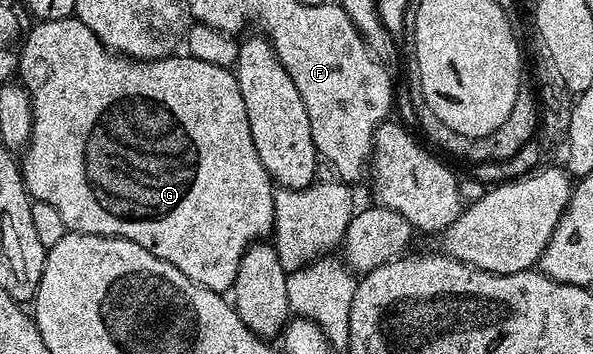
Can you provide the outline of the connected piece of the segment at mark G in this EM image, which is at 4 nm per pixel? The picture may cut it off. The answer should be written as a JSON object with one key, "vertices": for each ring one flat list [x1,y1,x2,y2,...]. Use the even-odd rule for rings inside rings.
{"vertices":[[76,16,64,20,39,21,34,25,38,26,32,27,31,30,29,27,25,31,24,41,21,43,22,55,18,58,19,76,17,75,21,85,30,93,30,145,20,158,26,193,35,202,52,204,52,208,56,208,56,212,60,212,60,217,64,219,67,231,76,234,103,234,109,238,127,238,140,244,140,248,148,248,152,256,160,256,160,260,180,268,180,272,184,272,188,280,209,290,229,291,236,280,236,272,246,249,254,242,265,239,273,231,276,189,253,144,248,114,241,98,237,77,227,67,208,64,204,60,189,56,139,60,127,58,125,54,116,54,106,49,106,45,94,35,92,28,88,28]]}

